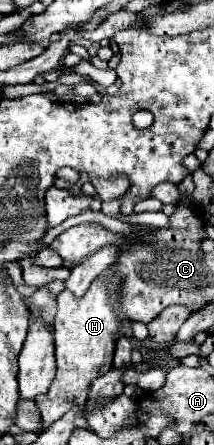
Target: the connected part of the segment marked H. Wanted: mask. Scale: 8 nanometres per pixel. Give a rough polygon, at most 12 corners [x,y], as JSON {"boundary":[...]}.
{"boundary":[[108,281],[58,295],[44,429],[112,369],[122,321]]}

